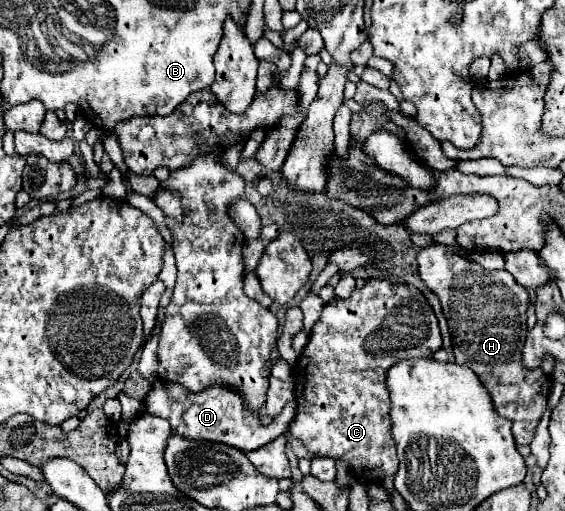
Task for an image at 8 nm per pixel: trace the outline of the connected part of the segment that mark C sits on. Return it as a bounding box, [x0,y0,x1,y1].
[290,279,442,483]

